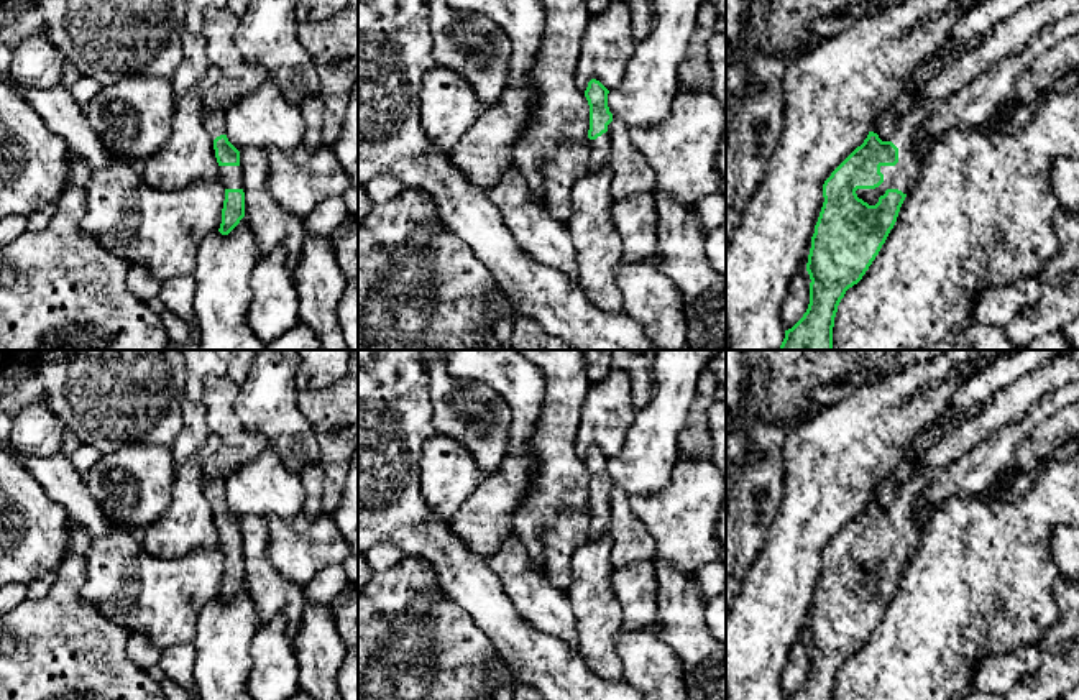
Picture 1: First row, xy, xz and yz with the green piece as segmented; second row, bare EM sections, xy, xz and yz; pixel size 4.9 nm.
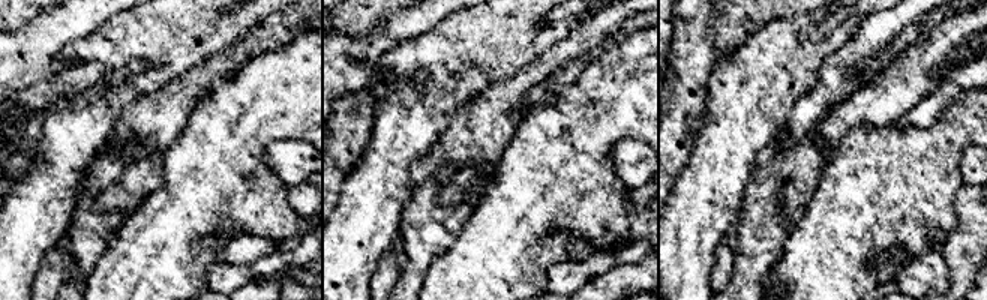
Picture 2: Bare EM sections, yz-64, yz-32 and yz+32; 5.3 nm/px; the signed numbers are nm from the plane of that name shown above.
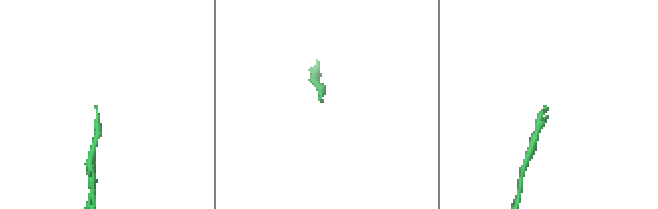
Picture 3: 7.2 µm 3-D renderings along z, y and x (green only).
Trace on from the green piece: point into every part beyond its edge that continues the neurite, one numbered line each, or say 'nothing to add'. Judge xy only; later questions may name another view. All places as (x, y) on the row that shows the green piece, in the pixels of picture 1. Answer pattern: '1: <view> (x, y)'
1: xy (229, 176)

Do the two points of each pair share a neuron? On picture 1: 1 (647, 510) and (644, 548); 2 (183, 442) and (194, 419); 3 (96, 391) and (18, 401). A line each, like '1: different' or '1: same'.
1: different
2: same
3: same

